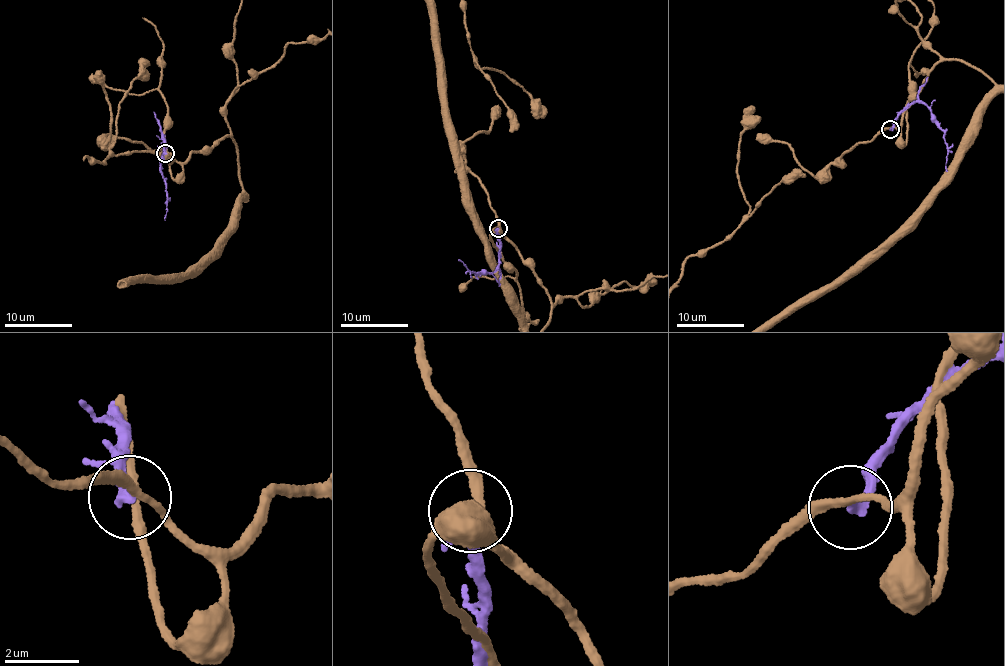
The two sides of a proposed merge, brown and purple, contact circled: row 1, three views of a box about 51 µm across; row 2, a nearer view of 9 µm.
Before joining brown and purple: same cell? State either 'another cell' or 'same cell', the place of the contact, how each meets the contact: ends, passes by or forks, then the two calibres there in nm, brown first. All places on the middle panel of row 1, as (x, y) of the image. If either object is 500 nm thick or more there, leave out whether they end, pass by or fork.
another cell; place (498, 228); brown passes by; purple ends; calibres 200 and 280 nm

